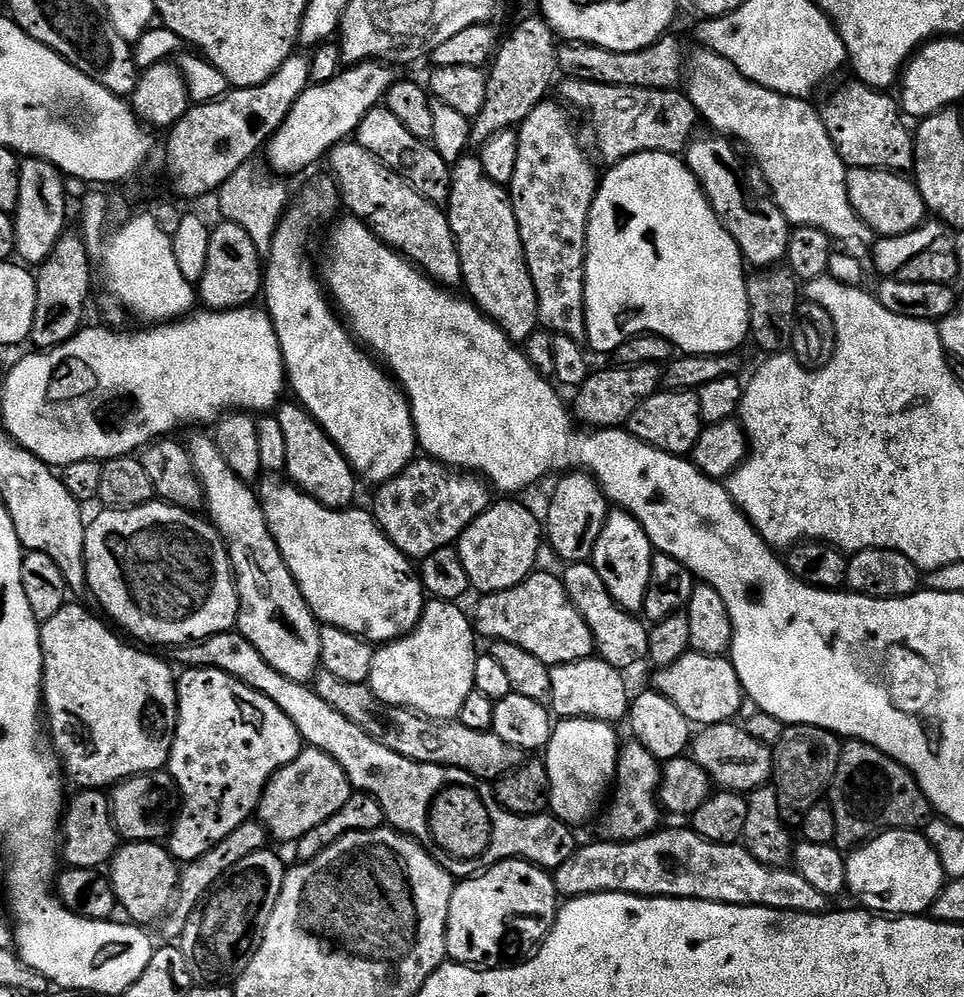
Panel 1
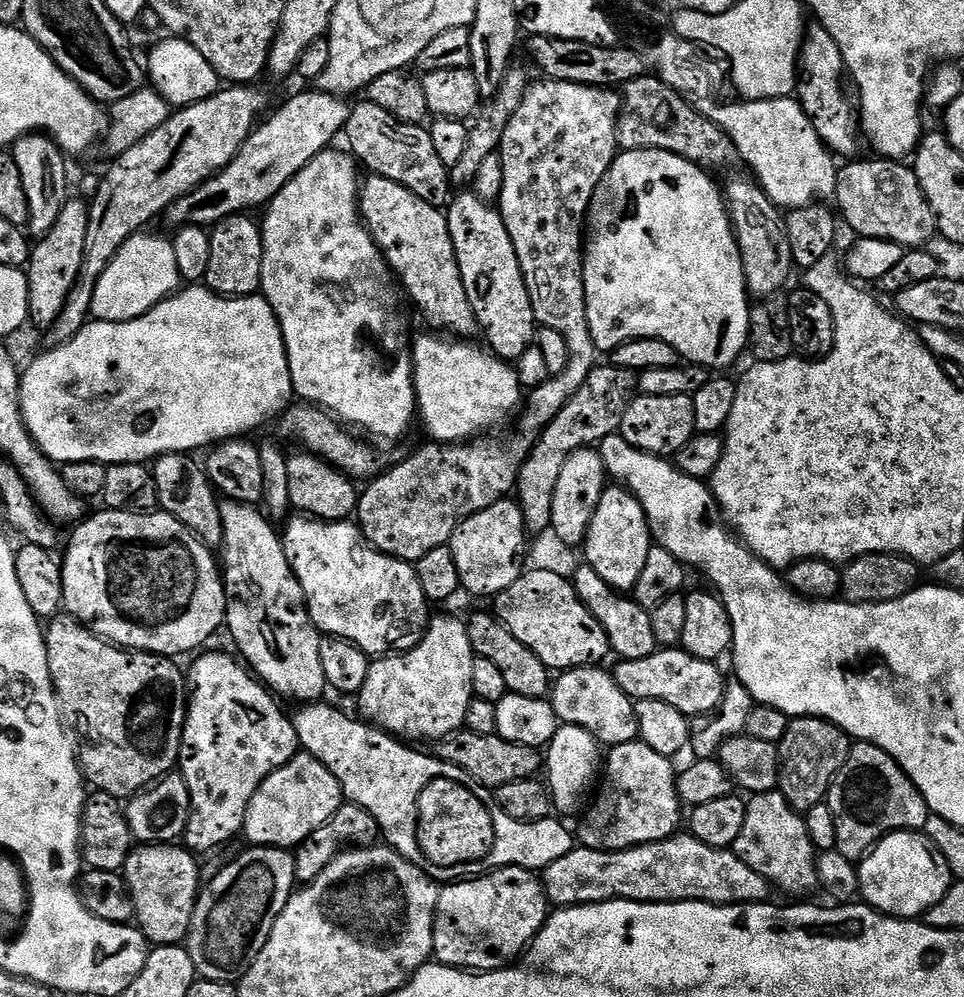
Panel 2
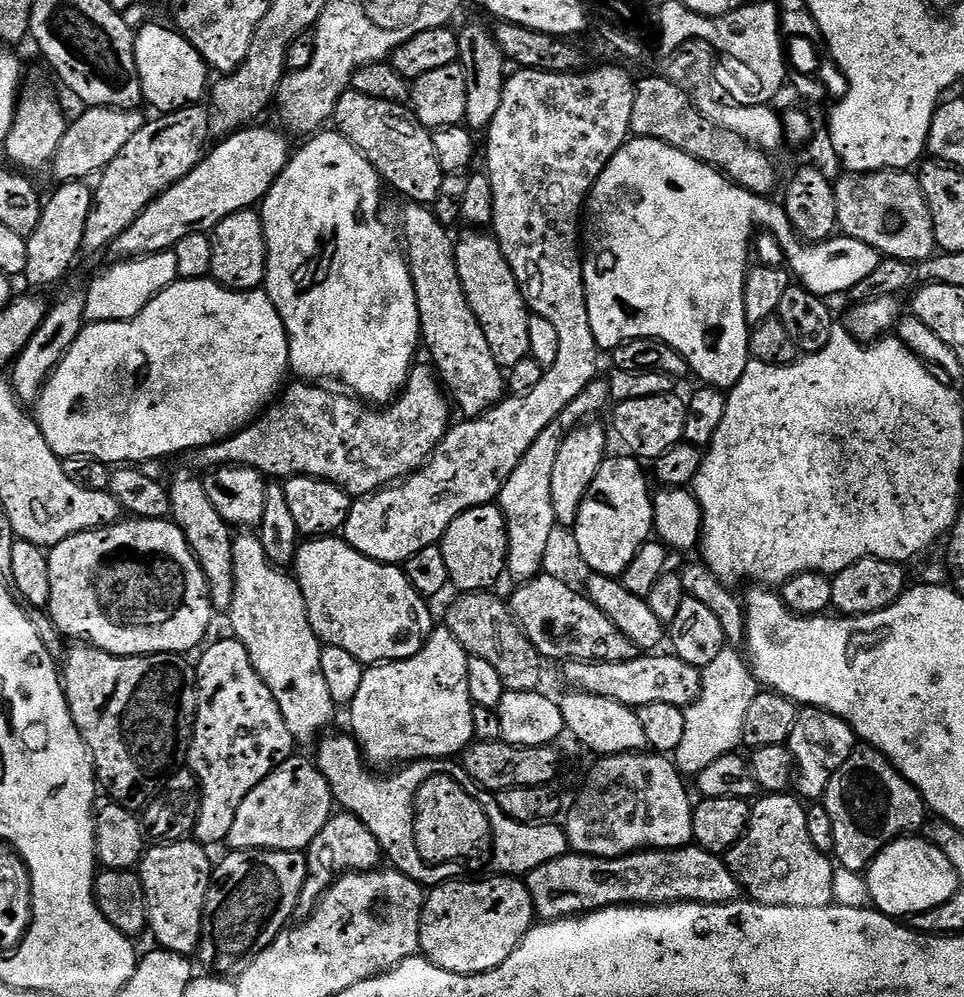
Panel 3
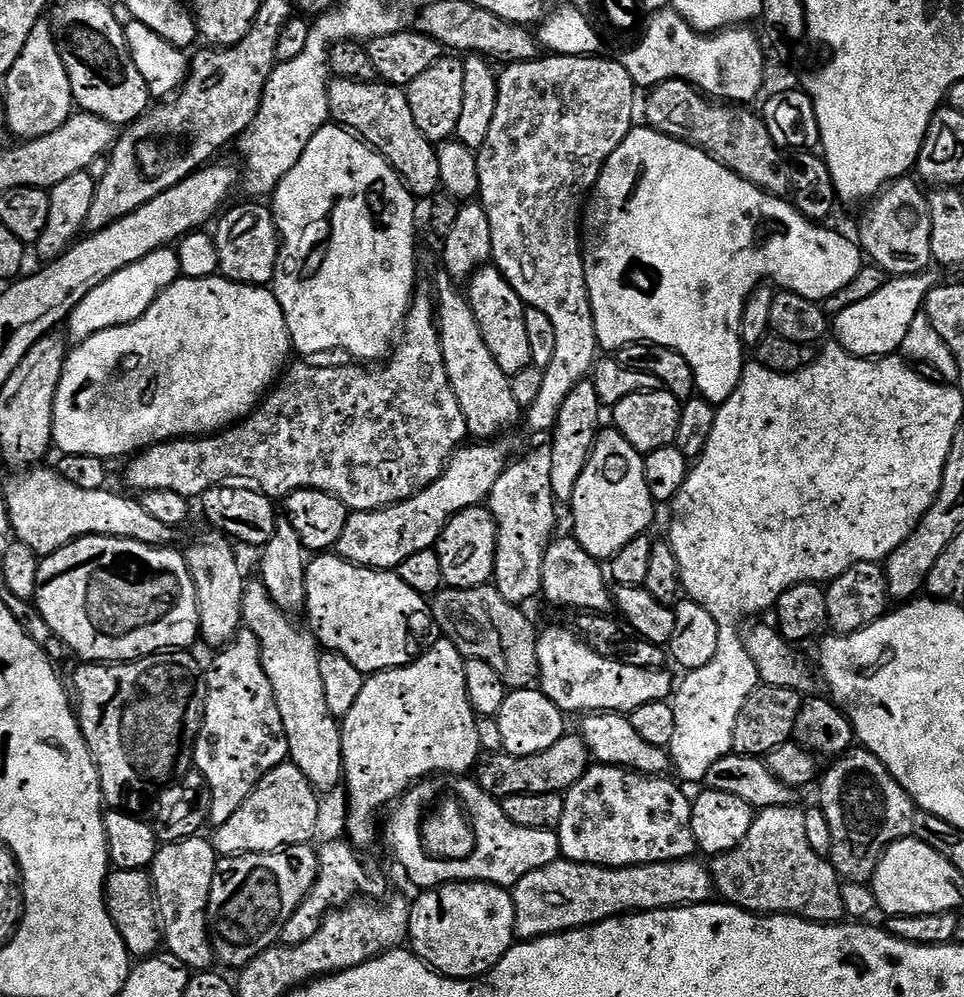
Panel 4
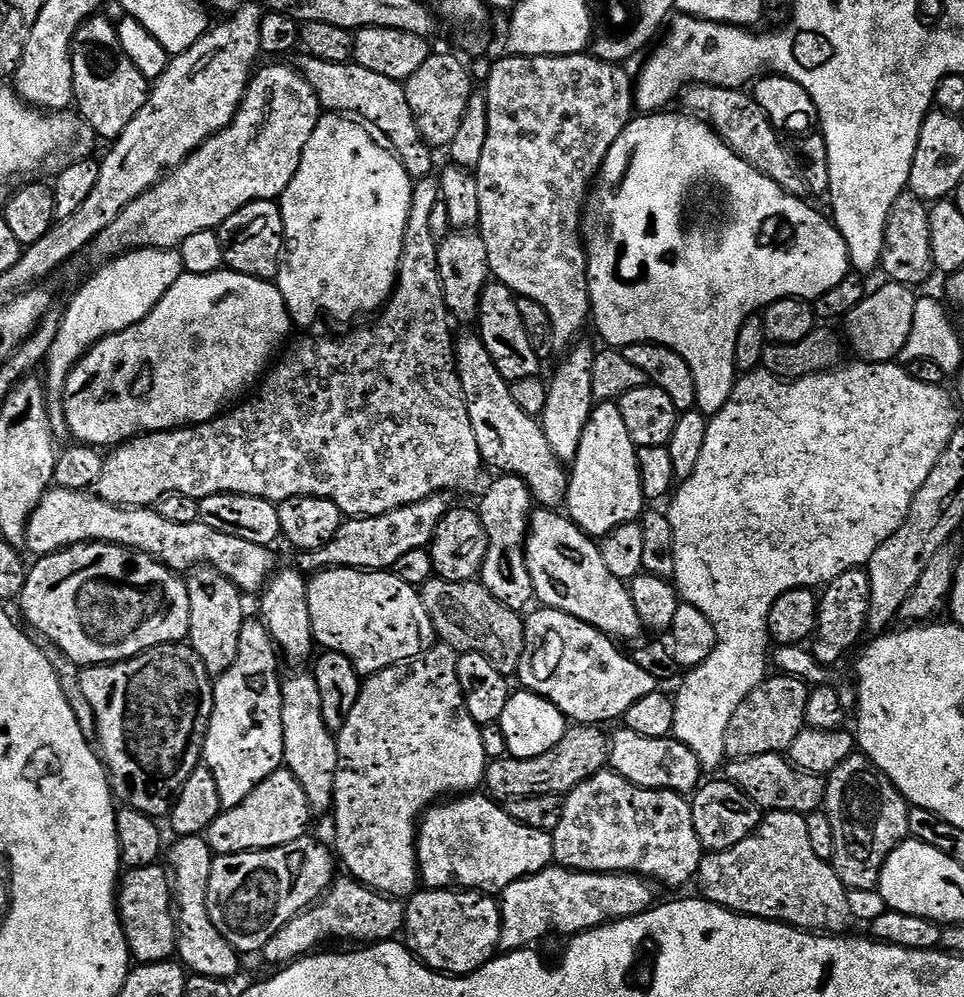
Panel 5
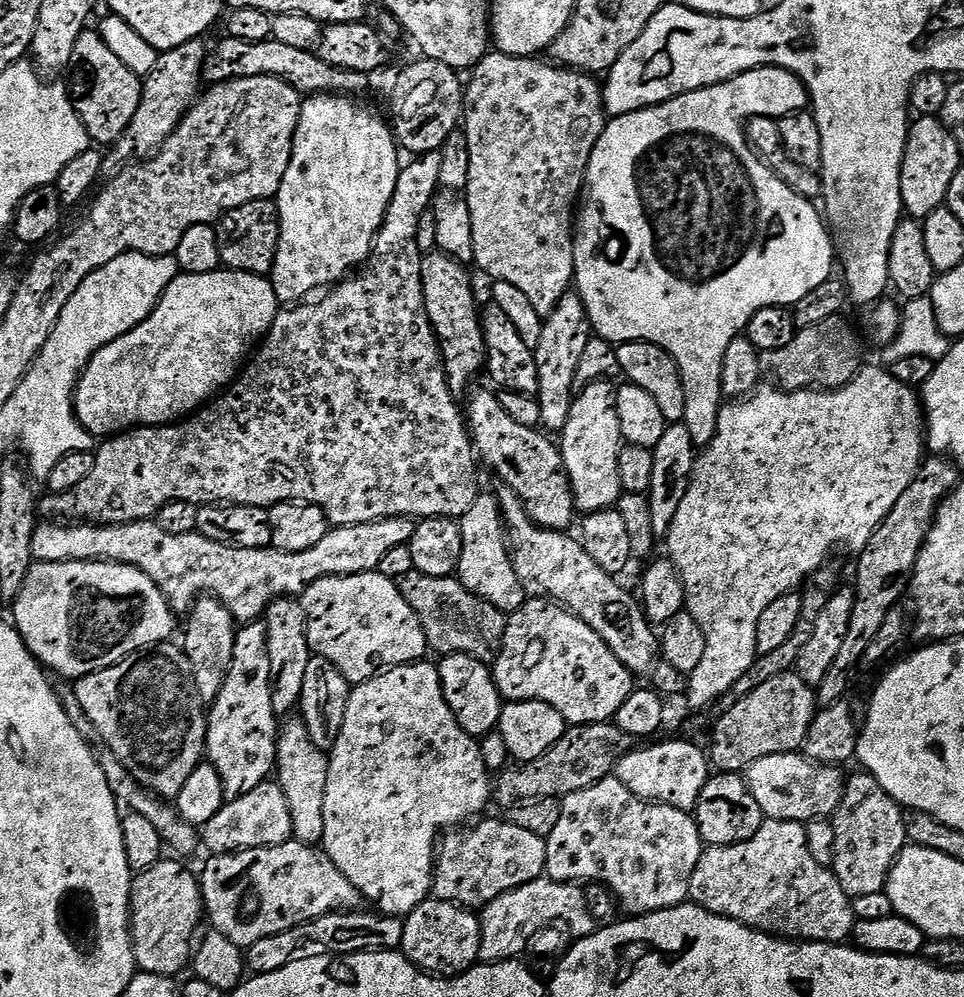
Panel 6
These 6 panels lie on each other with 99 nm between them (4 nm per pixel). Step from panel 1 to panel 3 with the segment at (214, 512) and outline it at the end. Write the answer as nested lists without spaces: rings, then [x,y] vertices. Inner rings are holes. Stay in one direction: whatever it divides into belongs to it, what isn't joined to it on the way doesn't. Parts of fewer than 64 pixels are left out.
[[[237,535],[232,541],[232,553],[234,598],[226,613],[226,619],[232,623],[231,635],[246,646],[254,670],[258,670],[270,694],[274,694],[274,702],[278,702],[293,741],[311,745],[338,712],[338,705],[330,698],[326,678],[322,678],[322,641],[310,626],[300,585],[287,571],[270,562],[259,535]]]

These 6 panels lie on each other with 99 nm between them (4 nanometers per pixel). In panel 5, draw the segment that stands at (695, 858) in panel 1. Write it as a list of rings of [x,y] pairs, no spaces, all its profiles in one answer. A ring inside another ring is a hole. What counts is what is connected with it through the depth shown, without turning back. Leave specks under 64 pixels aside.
[[[549,866],[544,871],[522,878],[499,893],[500,906],[500,948],[504,950],[524,950],[535,940],[540,940],[553,928],[556,932],[579,934],[599,928],[613,920],[625,920],[631,916],[641,916],[653,907],[653,885],[643,876],[635,874],[613,874],[610,872],[573,872],[571,868]]]

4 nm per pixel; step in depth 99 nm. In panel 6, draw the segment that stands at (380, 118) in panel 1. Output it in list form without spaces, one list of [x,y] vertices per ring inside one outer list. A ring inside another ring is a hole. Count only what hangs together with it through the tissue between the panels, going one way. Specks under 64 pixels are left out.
[[[224,38],[212,53],[204,56],[202,80],[205,85],[215,86],[224,84],[228,80],[259,76],[277,76],[305,97],[339,94],[356,98],[359,97],[359,92],[367,90],[369,80],[363,72],[348,72],[345,68],[330,66],[330,62],[322,62],[322,58],[315,51],[298,50],[295,46],[286,46],[283,42],[271,38],[262,42]]]

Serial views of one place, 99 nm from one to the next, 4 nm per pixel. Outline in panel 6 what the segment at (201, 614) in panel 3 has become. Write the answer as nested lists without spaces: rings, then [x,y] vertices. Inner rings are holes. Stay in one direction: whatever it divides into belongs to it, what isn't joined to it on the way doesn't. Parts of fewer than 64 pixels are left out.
[[[111,560],[33,563],[26,574],[26,582],[22,582],[22,590],[15,598],[14,607],[14,627],[24,640],[24,645],[49,673],[57,672],[60,678],[72,682],[114,666],[119,660],[143,648],[171,641],[177,620],[168,599],[153,580],[146,578],[146,574],[134,566],[113,564]]]

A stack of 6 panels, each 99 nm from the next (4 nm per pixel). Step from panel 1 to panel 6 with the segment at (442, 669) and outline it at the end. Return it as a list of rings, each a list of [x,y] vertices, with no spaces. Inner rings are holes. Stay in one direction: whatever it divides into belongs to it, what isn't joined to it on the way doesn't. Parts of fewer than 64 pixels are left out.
[[[428,663],[400,664],[397,668],[381,671],[368,680],[363,680],[360,684],[355,685],[348,693],[346,718],[342,718],[342,734],[338,734],[338,742],[334,742],[331,752],[328,753],[326,802],[322,806],[322,822],[324,823],[322,847],[324,853],[331,858],[334,866],[338,866],[338,870],[342,870],[342,874],[346,874],[346,878],[350,878],[350,882],[363,894],[365,901],[369,905],[377,904],[377,906],[372,906],[379,909],[385,916],[407,918],[423,900],[432,896],[434,861],[438,851],[438,841],[442,834],[479,817],[481,815],[479,812],[487,806],[488,800],[490,804],[494,796],[493,781],[490,779],[486,762],[482,762],[480,740],[466,734],[466,730],[462,730],[462,726],[458,726],[458,718],[454,718],[444,697],[440,669],[435,663]]]

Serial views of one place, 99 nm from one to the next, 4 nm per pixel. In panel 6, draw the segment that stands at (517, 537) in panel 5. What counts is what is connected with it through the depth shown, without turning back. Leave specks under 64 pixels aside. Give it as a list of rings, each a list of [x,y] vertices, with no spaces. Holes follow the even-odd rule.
[[[481,494],[476,497],[474,506],[459,517],[460,533],[462,534],[462,558],[458,569],[458,579],[470,594],[490,602],[502,613],[517,612],[524,604],[526,593],[522,582],[518,582],[516,565],[510,555],[510,544],[506,539],[504,513],[495,495]],[[505,540],[505,541],[504,541]]]

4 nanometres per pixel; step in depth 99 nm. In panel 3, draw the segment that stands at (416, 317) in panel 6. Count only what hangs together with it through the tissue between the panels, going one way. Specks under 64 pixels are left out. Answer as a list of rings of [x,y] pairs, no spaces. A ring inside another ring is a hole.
[[[428,362],[417,363],[400,395],[391,404],[381,408],[369,406],[348,394],[339,396],[336,392],[327,392],[320,388],[324,386],[317,386],[312,382],[295,383],[289,383],[279,393],[275,403],[241,432],[235,432],[228,440],[222,440],[208,448],[195,449],[190,456],[193,466],[204,468],[203,470],[211,470],[217,466],[253,468],[265,478],[312,476],[315,480],[328,480],[337,484],[349,496],[359,498],[371,496],[373,492],[379,492],[424,467],[432,459],[432,451],[442,442],[450,427],[449,397],[438,379],[435,367]]]

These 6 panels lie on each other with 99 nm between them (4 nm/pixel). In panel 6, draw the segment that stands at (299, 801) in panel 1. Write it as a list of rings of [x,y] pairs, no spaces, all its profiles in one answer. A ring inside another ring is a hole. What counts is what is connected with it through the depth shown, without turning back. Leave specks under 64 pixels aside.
[[[265,782],[254,786],[250,794],[242,794],[238,798],[227,801],[210,818],[210,822],[202,825],[202,844],[212,854],[221,852],[245,852],[251,848],[269,848],[285,844],[293,839],[290,822],[290,802],[286,802],[286,794],[282,794],[279,783]]]

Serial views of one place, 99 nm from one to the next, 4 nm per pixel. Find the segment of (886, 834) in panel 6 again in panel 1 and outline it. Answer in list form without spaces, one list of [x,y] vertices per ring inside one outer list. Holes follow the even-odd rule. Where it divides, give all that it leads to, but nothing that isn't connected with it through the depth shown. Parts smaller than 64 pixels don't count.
[[[849,739],[840,749],[830,803],[838,822],[835,845],[841,850],[855,849],[861,842],[881,832],[919,829],[930,816],[928,799],[911,772],[897,760],[891,760],[886,753],[863,744],[861,740]]]

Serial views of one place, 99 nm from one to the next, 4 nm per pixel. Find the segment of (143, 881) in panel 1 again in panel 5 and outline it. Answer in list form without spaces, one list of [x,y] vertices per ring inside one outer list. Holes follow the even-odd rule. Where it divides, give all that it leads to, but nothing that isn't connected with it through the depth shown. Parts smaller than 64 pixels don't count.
[[[203,835],[182,836],[173,841],[166,852],[166,860],[168,856],[166,868],[170,873],[176,917],[176,956],[189,973],[215,980],[231,981],[232,976],[240,972],[242,956],[234,946],[230,946],[230,942],[226,942],[226,938],[222,938],[222,934],[218,934],[218,926],[210,922],[208,887],[214,859],[212,847],[208,845]]]

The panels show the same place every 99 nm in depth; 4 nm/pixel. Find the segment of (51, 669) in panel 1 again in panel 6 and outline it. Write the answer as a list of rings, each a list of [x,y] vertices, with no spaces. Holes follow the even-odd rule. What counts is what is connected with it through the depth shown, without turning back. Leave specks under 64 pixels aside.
[[[165,642],[143,648],[114,666],[81,676],[74,687],[86,716],[141,787],[159,797],[175,798],[182,786],[186,786],[190,774],[194,774],[196,767],[205,759],[208,746],[208,712],[198,694],[198,686],[194,686],[190,658],[183,647],[176,642]]]

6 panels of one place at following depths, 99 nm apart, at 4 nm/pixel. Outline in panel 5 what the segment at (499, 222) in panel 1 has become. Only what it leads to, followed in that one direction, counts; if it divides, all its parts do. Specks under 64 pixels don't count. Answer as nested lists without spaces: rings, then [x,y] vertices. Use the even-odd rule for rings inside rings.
[[[490,282],[480,295],[480,311],[478,313],[478,335],[481,342],[490,350],[490,358],[494,358],[494,366],[498,366],[498,374],[506,381],[521,380],[540,376],[541,353],[530,342],[526,326],[522,326],[522,314],[518,314],[518,297],[505,284]]]

